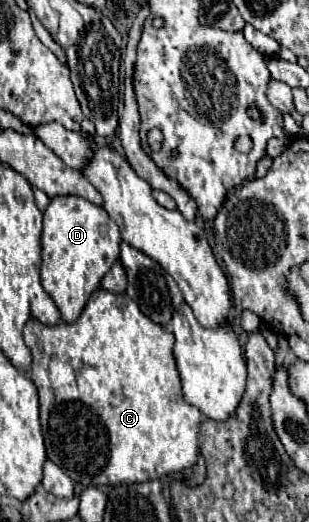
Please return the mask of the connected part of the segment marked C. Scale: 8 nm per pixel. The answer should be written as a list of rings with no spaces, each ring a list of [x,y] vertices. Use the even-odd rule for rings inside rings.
[[[96,289],[74,323],[54,327],[30,319],[24,325],[24,343],[32,351],[32,381],[40,393],[40,423],[48,459],[74,483],[102,487],[118,483],[144,483],[162,475],[192,469],[198,457],[198,427],[202,413],[188,405],[172,355],[174,337],[150,321],[138,305],[120,293]]]

